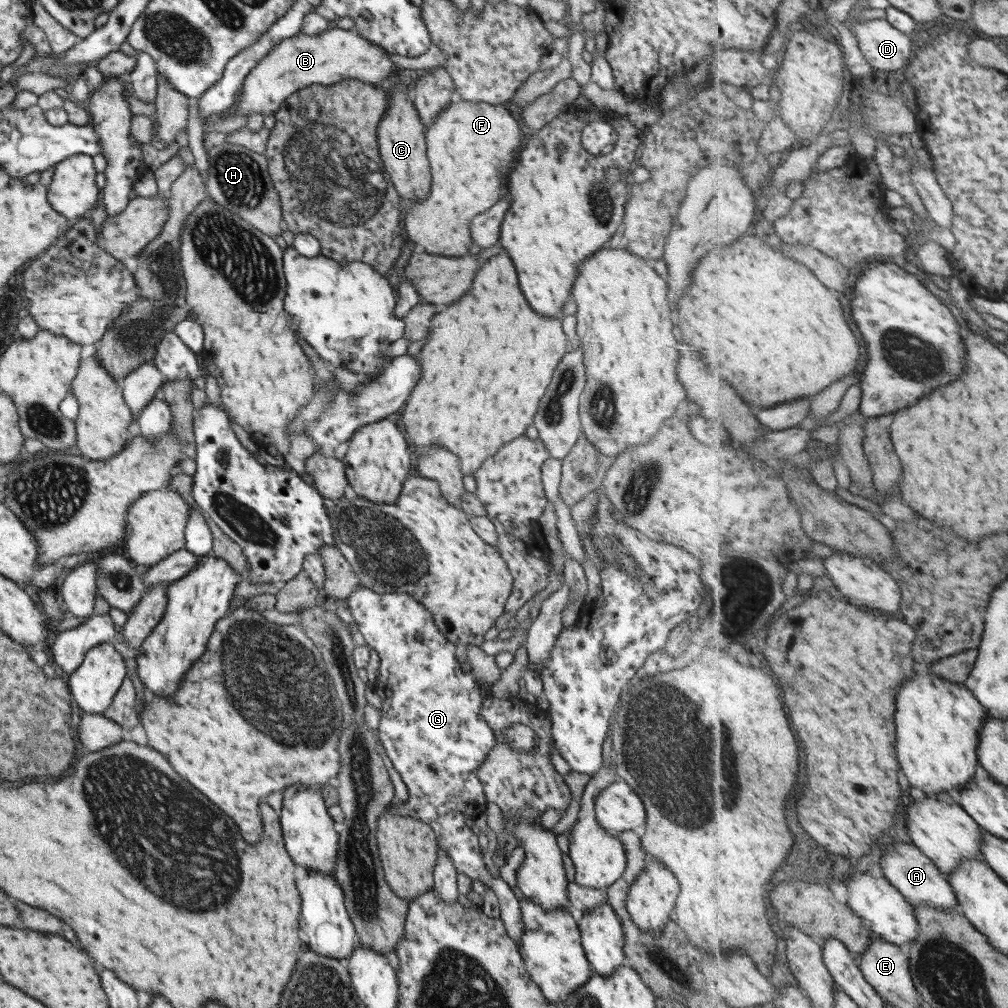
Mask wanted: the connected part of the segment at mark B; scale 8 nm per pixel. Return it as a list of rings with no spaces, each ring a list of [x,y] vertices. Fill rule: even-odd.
[[[333,25],[315,35],[298,33],[281,40],[247,74],[231,112],[247,116],[252,113],[261,113],[263,116],[273,114],[285,98],[310,85],[333,85],[341,80],[357,80],[375,86],[381,82],[393,82],[399,68],[389,60],[391,55],[358,32]]]

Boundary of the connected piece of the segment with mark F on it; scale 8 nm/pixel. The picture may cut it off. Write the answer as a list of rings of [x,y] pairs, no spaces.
[[[454,99],[445,110],[441,110],[431,124],[424,126],[426,158],[431,175],[429,194],[421,202],[409,202],[403,216],[405,239],[423,246],[424,252],[432,255],[459,257],[470,254],[473,241],[469,237],[469,222],[502,197],[505,178],[517,163],[523,140],[529,134],[530,131],[523,128],[518,118],[501,105]]]

